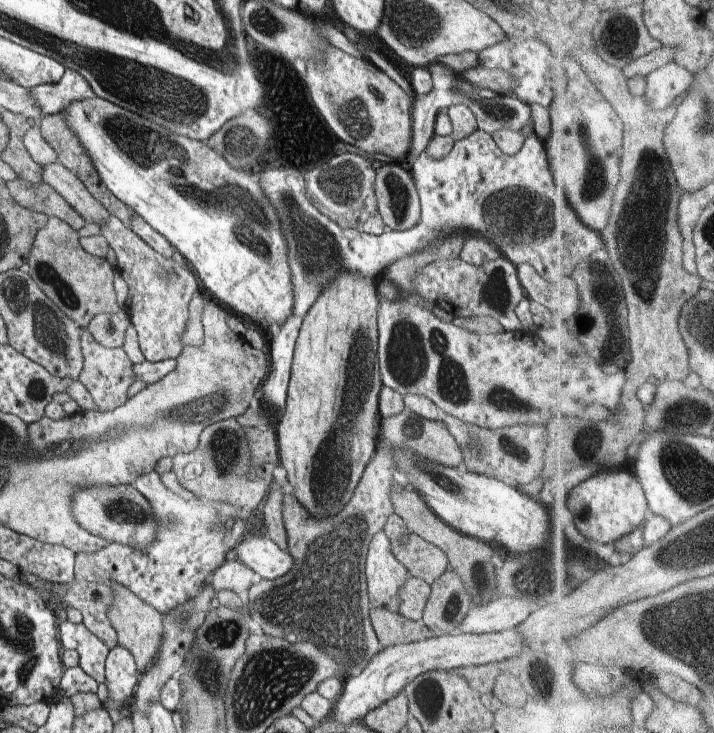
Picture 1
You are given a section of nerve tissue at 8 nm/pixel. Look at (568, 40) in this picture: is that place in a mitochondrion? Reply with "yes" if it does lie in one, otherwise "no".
no

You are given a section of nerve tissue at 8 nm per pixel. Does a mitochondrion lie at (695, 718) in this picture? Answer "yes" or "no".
no

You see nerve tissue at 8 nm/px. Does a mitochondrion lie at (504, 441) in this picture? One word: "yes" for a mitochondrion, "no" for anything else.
yes

